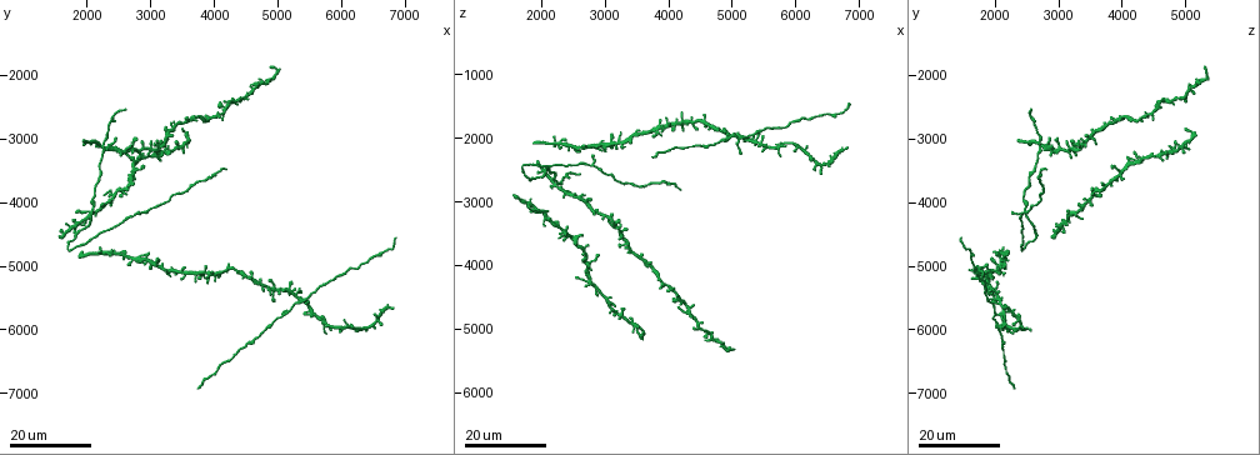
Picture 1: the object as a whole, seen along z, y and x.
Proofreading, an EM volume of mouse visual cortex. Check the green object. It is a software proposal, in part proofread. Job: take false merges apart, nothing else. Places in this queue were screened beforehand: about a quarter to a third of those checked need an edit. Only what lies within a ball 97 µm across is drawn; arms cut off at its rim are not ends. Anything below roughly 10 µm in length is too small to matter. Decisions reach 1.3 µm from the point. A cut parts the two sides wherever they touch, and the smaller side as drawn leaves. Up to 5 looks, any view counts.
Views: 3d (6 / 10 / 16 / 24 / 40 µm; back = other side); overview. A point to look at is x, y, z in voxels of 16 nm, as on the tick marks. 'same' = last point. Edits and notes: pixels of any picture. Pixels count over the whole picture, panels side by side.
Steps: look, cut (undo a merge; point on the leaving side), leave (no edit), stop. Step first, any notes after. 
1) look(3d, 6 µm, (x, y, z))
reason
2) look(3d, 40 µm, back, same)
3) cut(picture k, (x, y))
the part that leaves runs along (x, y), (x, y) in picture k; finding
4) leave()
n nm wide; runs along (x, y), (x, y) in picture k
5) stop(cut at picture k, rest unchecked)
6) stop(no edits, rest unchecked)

look(3d, 24 µm, (5400, 5550, 2050))
four-way junction

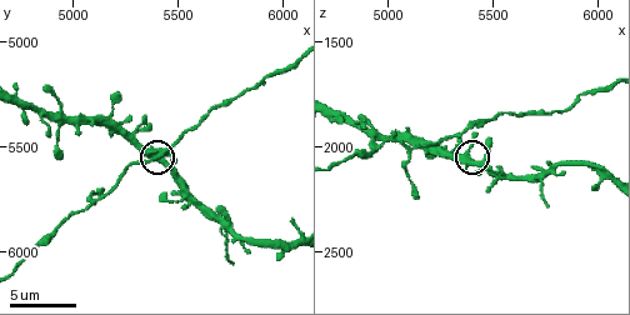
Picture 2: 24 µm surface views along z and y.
look(3d, 6 µm, (5380, 5520, 2040))
closer look

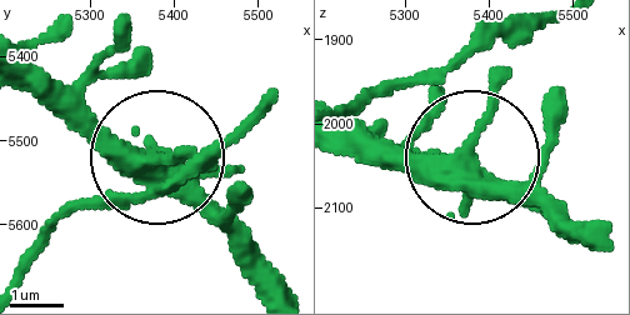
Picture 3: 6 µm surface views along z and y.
leave()
380 nm wide; all the same neuron

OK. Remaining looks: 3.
look(3d, 24 µm, (4500, 6200, 2100))
sudden change in width

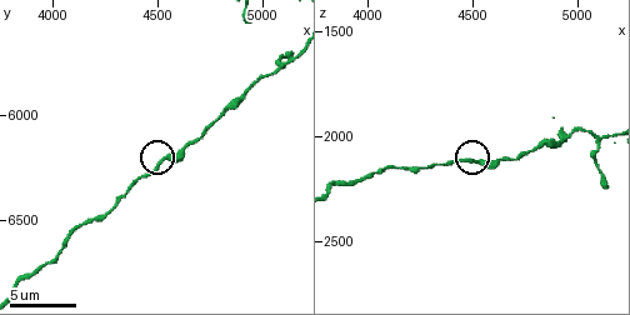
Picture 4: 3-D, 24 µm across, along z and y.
look(3d, 10 µm, (4520, 6210, 2130))

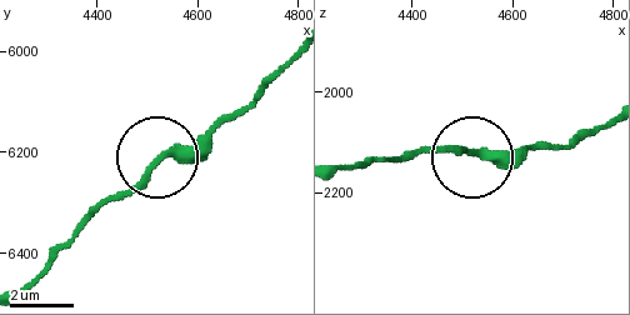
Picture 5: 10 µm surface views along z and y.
leave()
runs along (293, 56), (245, 105), (156, 161), (78, 231) in picture 5; all the same neuron

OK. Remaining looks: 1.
stop(no edits, rest unchecked)

